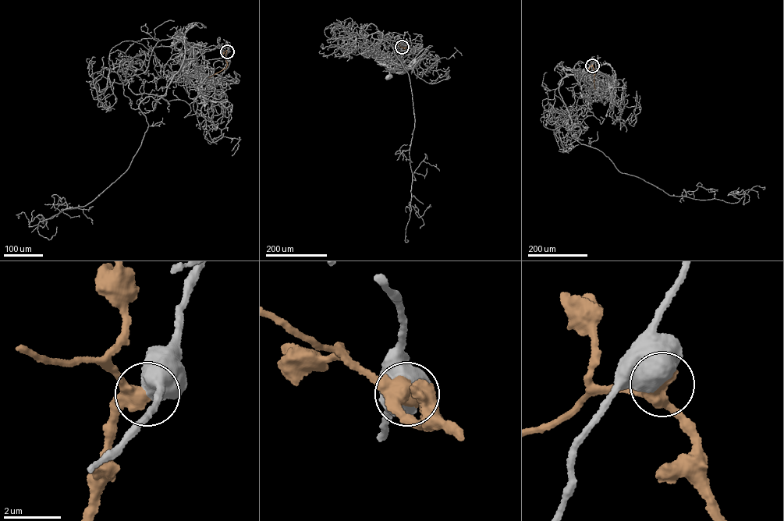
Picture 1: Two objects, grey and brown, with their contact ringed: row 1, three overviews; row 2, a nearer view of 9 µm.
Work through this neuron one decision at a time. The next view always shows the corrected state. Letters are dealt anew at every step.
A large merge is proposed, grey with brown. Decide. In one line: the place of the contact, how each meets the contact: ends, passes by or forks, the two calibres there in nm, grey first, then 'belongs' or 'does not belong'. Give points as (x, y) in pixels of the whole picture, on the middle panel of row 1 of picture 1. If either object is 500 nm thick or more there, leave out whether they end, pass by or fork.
at (402, 47); 700 nm thick on the grey side, 480 nm on the other; does not belong

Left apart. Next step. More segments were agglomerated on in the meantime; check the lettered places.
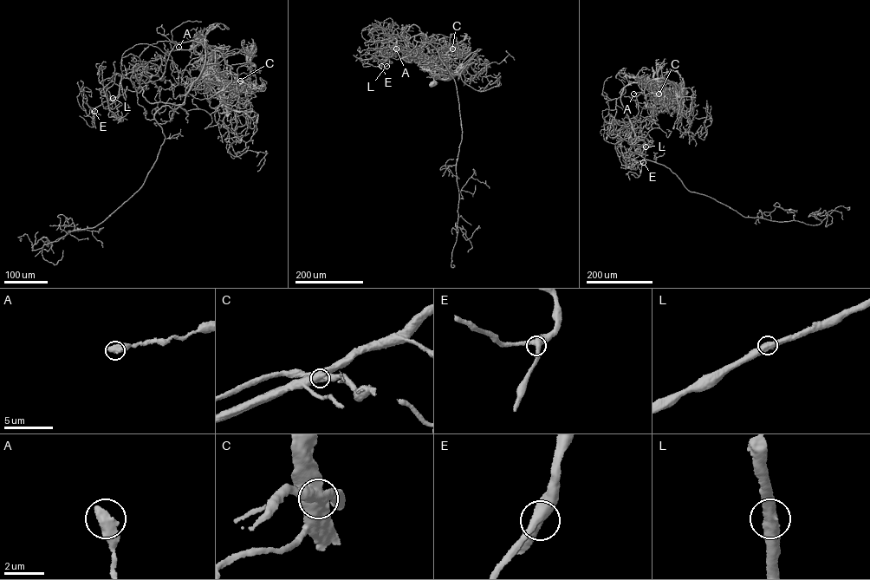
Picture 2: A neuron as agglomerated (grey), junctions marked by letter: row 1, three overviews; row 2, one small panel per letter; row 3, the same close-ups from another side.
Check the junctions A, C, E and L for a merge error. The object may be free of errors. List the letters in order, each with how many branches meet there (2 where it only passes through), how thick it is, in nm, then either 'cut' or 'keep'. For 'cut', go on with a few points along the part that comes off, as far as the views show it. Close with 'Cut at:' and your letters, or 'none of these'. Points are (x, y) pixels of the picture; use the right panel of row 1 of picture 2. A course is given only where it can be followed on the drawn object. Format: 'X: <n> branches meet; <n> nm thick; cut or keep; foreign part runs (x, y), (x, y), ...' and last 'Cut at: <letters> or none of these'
A: 1 branches meet; 800 nm thick; keep
C: 3 branches meet; 600 nm thick; cut; foreign part runs (658, 94), (660, 101), (657, 94), (651, 115)
E: 3 branches meet; 420 nm thick; keep
L: 2 branches meet; 550 nm thick; keep
Cut at: C

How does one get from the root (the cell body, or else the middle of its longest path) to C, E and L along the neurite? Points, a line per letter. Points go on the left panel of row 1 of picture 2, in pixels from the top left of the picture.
C: (204, 68), (216, 61), (208, 48), (211, 53), (207, 63), (217, 80), (224, 84), (240, 81)
E: (204, 68), (216, 61), (204, 41), (203, 68), (181, 104), (150, 103), (142, 89), (126, 89), (94, 111)
L: (204, 68), (216, 61), (204, 41), (203, 68), (181, 104), (149, 102), (142, 89), (126, 89), (113, 98)

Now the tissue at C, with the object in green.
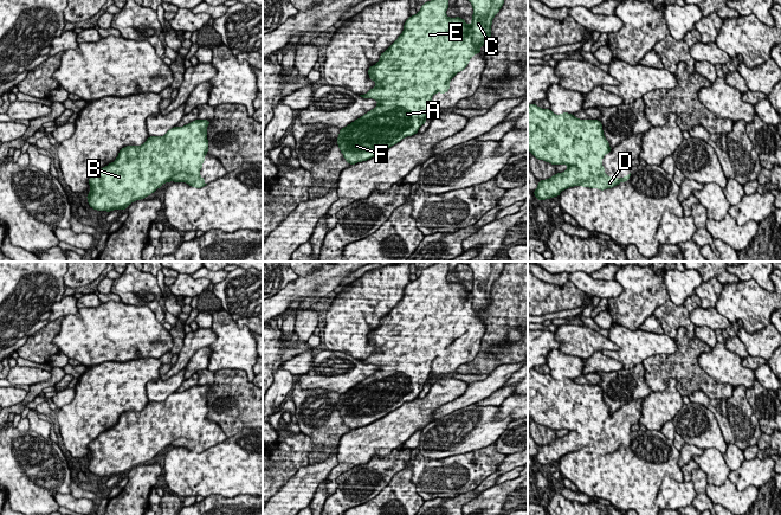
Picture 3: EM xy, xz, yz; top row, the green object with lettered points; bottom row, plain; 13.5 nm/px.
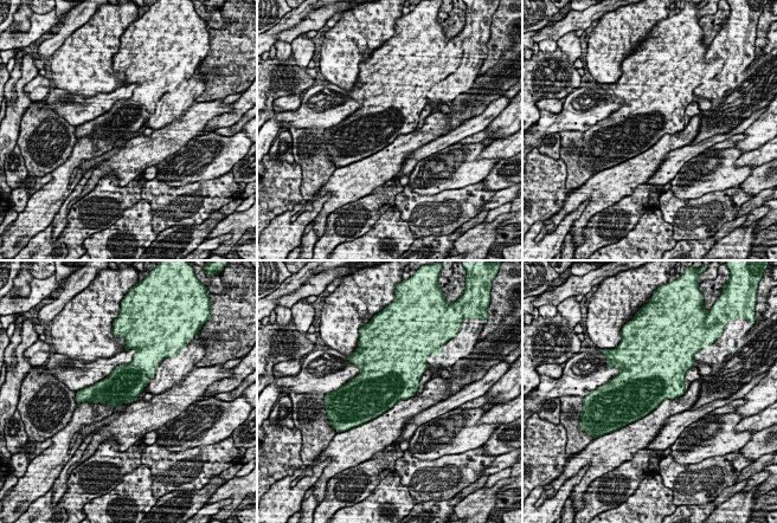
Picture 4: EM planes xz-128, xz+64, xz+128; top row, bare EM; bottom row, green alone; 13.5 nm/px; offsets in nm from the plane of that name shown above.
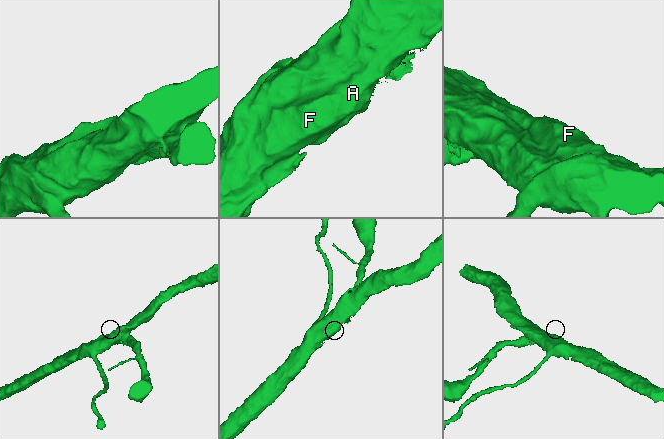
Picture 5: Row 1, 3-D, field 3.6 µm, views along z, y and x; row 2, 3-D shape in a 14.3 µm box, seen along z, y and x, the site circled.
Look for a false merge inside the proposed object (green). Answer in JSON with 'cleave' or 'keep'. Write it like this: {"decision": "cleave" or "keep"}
{"decision": "cleave"}

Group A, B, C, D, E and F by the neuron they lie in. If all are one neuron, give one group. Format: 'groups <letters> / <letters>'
groups A B E F / C D

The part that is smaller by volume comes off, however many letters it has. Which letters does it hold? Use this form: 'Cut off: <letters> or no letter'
Cut off: C, D

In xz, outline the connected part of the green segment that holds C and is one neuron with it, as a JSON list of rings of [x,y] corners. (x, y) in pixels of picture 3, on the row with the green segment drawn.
[[[469,0],[473,8],[470,37],[472,38],[473,50],[466,47],[456,47],[458,56],[466,58],[460,64],[463,70],[467,66],[469,60],[476,54],[480,54],[480,47],[490,40],[491,25],[493,17],[502,8],[504,0]]]

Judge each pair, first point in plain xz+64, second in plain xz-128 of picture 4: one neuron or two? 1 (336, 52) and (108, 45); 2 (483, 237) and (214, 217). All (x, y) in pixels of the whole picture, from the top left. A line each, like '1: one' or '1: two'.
1: one
2: two

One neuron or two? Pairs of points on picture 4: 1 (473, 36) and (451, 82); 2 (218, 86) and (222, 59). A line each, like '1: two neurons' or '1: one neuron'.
1: one neuron
2: one neuron

